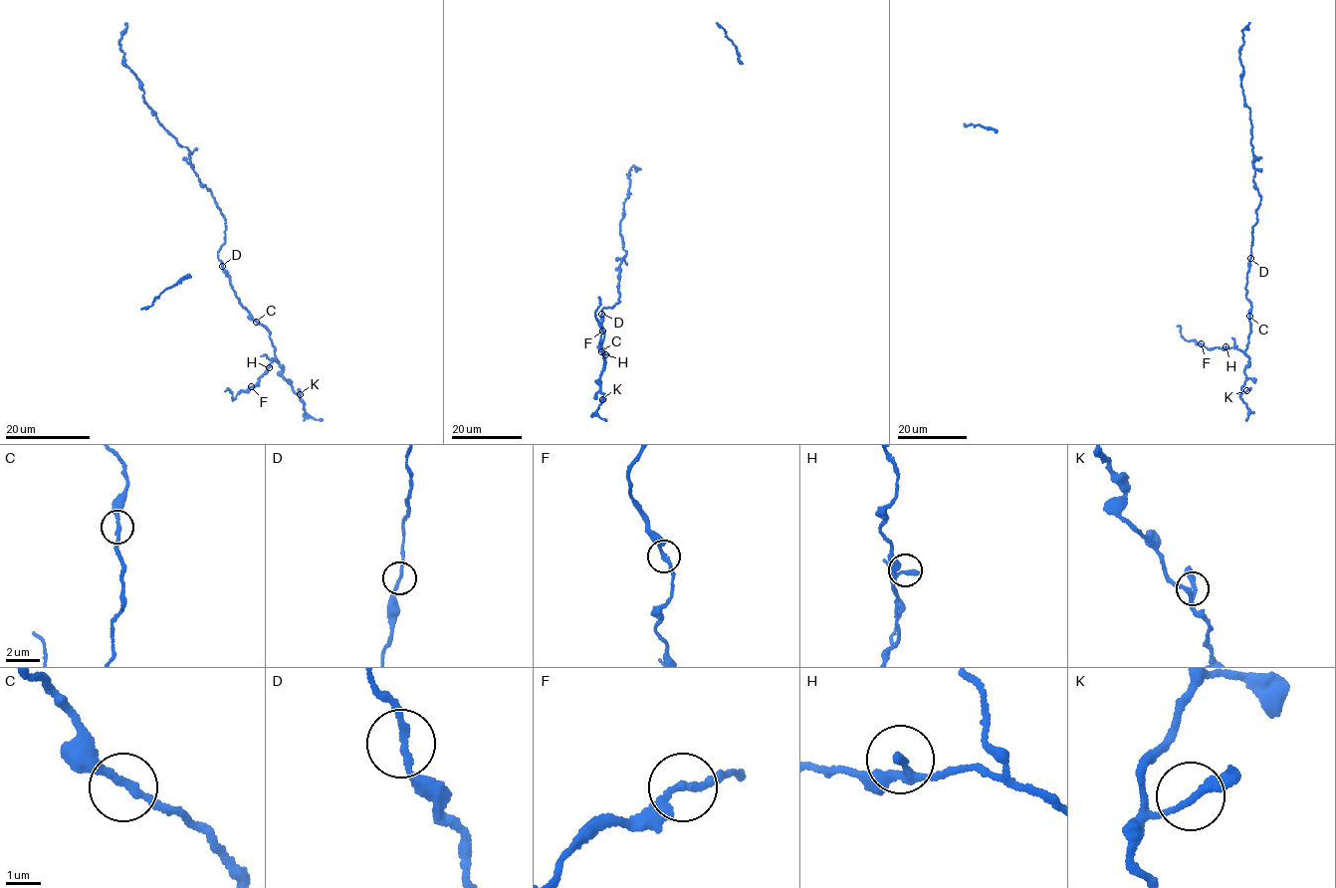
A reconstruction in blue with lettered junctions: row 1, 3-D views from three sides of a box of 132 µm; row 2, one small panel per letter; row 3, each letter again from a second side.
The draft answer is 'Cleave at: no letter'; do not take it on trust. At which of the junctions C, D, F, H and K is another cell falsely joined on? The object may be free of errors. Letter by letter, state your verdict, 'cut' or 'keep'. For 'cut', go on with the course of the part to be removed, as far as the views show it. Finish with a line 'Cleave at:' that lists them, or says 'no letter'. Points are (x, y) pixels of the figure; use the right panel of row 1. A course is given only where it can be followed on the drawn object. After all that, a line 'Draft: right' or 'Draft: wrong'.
C: keep
D: keep
F: keep
H: keep
K: keep
Cleave at: no letter
Draft: right

